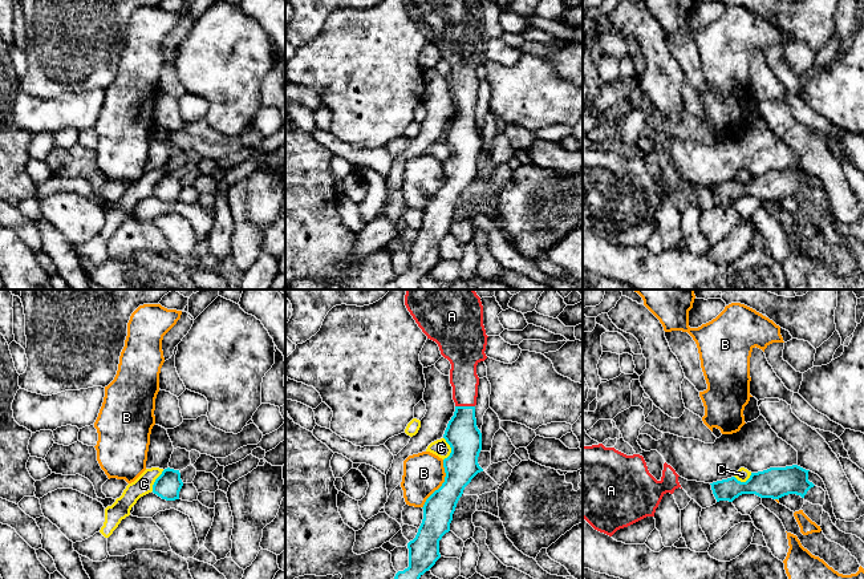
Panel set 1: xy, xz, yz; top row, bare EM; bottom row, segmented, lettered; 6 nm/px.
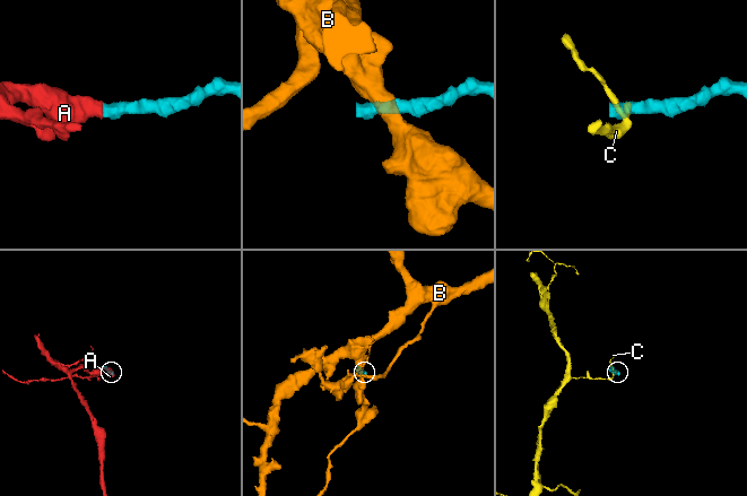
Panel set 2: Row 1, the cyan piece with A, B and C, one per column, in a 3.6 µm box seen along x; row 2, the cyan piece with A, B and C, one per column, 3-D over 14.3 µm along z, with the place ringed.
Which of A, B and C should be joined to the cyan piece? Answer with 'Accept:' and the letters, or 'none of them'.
Accept: A

